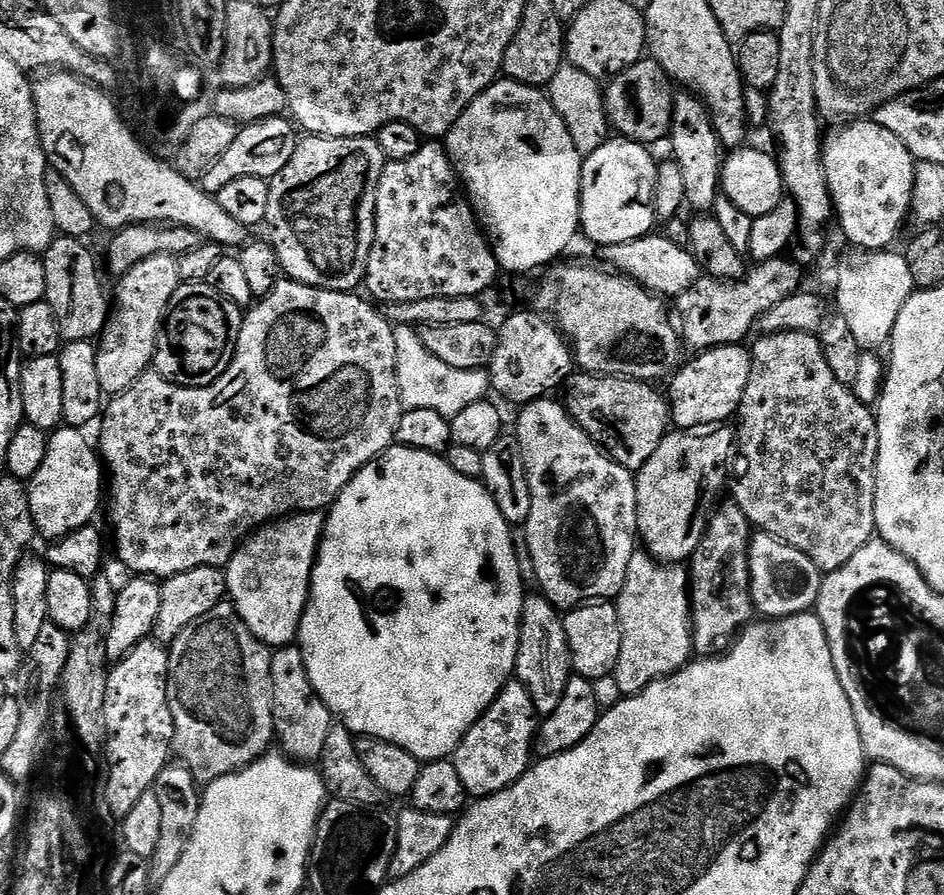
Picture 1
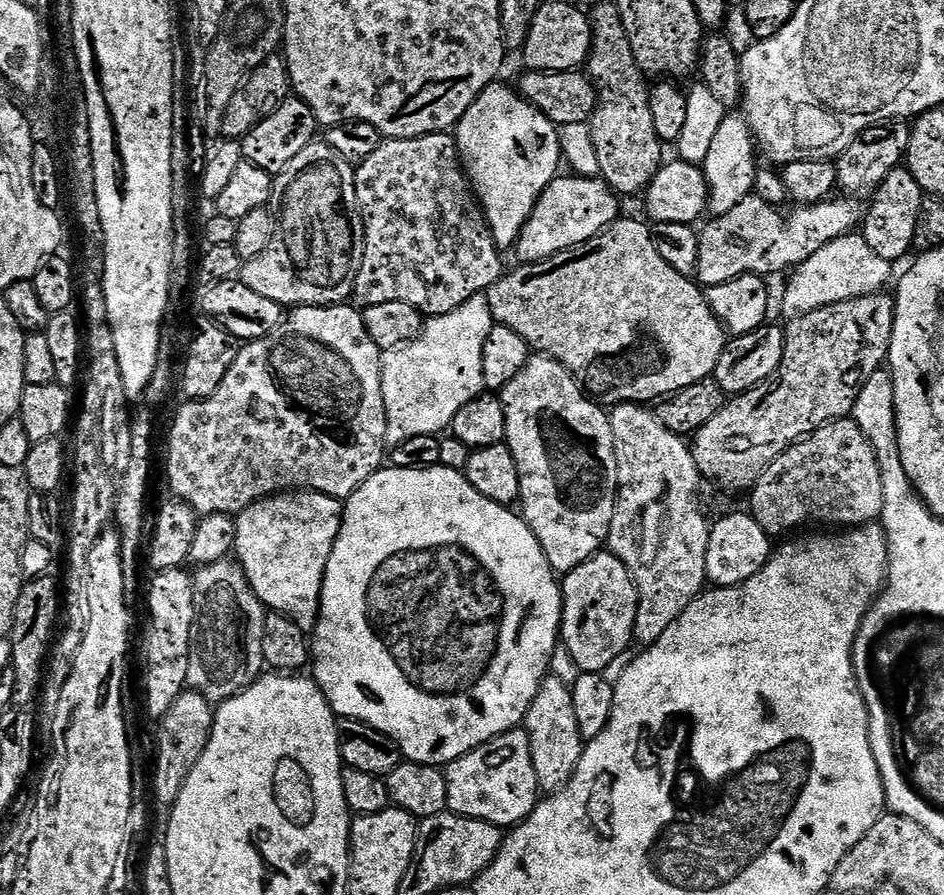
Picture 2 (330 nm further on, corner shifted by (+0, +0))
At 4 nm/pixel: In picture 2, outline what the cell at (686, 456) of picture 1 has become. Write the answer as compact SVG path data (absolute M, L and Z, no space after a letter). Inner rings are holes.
M877 294L875 296L863 296L862 298L854 298L846 302L838 302L830 306L822 306L818 310L814 310L805 316L795 317L791 321L792 325L784 328L784 353L782 354L782 362L778 366L778 370L774 370L774 374L770 374L770 378L766 378L758 386L754 386L748 392L744 392L740 396L733 396L722 406L722 410L718 410L718 414L714 414L714 418L710 418L710 422L706 422L706 426L702 426L690 440L692 457L698 466L701 477L705 481L708 480L712 484L717 484L724 492L744 492L751 493L752 489L762 478L765 470L780 457L780 455L791 448L794 444L799 444L805 436L812 435L824 424L830 423L831 420L843 420L851 417L858 394L862 390L862 386L870 378L870 374L881 371L885 367L888 359L888 351L890 350L890 342L892 341L892 331L894 330L894 318L896 317L896 301L891 295Z

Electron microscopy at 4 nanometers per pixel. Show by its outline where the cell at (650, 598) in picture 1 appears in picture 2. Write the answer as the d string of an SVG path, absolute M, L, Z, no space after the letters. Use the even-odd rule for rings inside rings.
M633 402L617 404L610 412L620 489L616 491L614 522L610 526L606 548L624 563L636 583L638 614L632 631L635 643L651 646L660 641L662 634L666 634L666 630L670 630L677 618L705 591L709 583L706 550L710 546L712 524L700 509L696 487L702 484L702 477L692 457L691 447L685 437L666 430L655 411L647 412L644 408L647 407Z

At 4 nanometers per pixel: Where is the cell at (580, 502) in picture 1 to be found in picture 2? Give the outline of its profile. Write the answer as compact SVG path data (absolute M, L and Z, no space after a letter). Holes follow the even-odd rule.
M543 354L529 355L522 374L502 389L499 398L506 410L504 439L518 466L519 511L534 538L538 538L553 572L567 574L607 545L610 526L614 522L616 491L620 487L609 413L557 360Z

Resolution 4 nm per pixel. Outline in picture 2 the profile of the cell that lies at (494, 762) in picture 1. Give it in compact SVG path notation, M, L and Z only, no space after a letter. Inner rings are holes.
M523 727L490 738L490 742L443 765L442 771L446 778L448 811L490 822L501 830L511 830L522 823L536 809L542 796L538 774L534 774L534 758L530 758L530 738Z

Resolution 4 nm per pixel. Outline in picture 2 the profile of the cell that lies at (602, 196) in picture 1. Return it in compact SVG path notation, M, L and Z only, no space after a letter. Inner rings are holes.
M575 174L557 175L550 186L538 198L530 218L515 242L514 253L521 265L537 264L549 260L564 252L567 248L576 248L594 238L610 227L621 215L621 197L613 192L604 179L595 176Z

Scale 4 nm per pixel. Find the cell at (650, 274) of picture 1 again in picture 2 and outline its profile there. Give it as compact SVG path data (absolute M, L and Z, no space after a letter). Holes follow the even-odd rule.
M749 194L733 203L728 211L721 212L699 233L698 260L695 279L701 285L713 288L722 282L730 282L739 276L763 276L772 278L775 272L787 273L795 269L803 260L810 259L822 246L838 238L855 233L861 227L866 211L865 205L856 198L829 198L819 204L796 206L788 217L784 217L775 204L762 202L755 194Z

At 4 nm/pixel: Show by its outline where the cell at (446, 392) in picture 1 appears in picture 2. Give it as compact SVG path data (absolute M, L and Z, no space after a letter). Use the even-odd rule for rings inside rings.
M481 294L462 302L450 314L425 319L424 328L408 344L385 351L380 358L382 370L382 398L386 402L388 419L388 444L395 446L406 442L406 438L435 436L451 425L454 414L485 391L482 378L482 346L494 327L487 295Z

